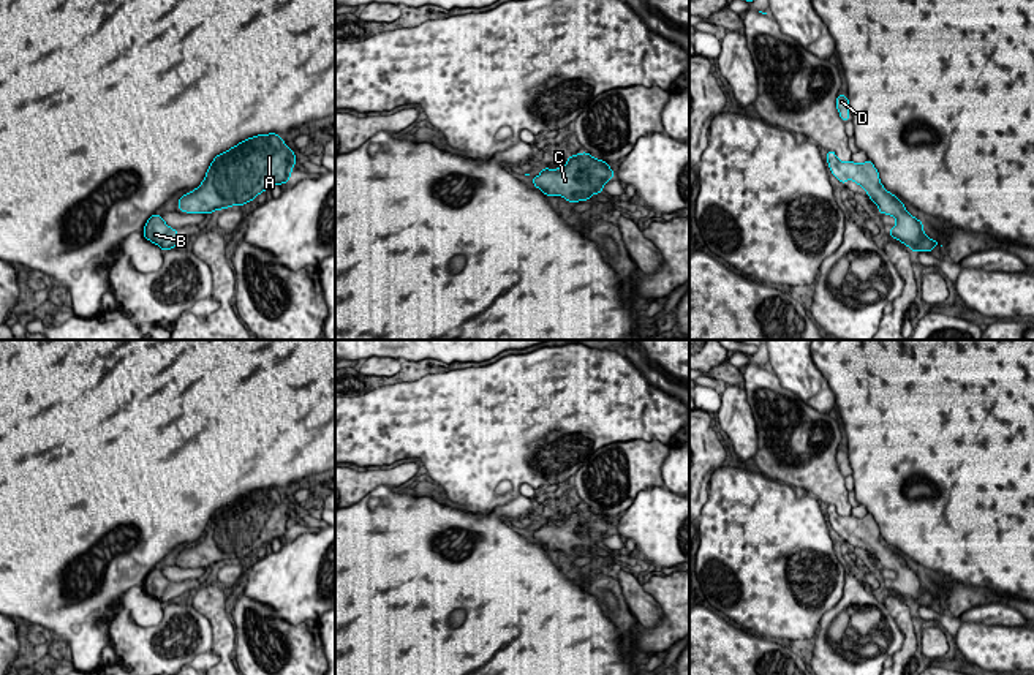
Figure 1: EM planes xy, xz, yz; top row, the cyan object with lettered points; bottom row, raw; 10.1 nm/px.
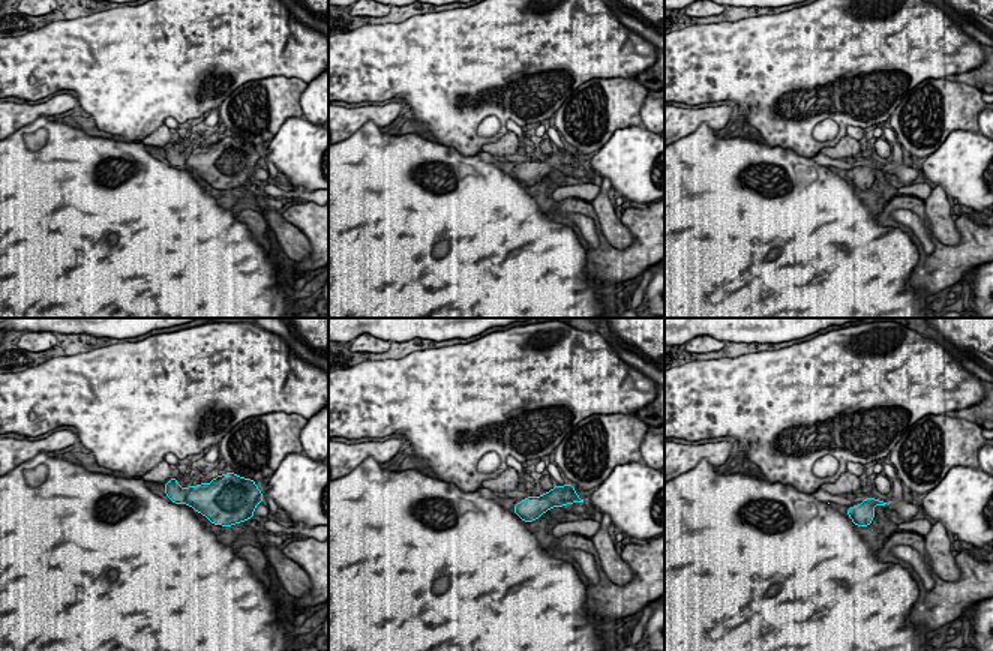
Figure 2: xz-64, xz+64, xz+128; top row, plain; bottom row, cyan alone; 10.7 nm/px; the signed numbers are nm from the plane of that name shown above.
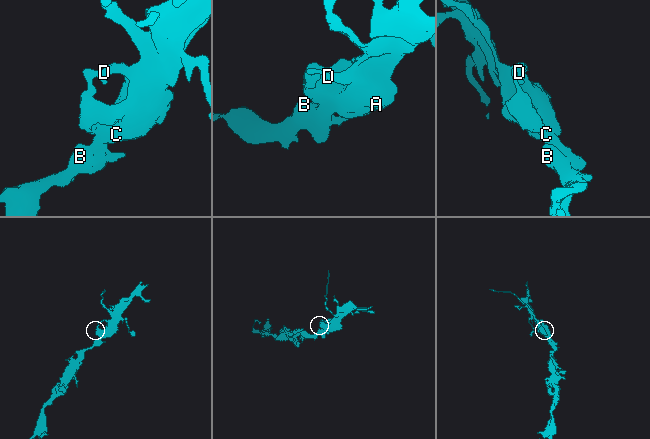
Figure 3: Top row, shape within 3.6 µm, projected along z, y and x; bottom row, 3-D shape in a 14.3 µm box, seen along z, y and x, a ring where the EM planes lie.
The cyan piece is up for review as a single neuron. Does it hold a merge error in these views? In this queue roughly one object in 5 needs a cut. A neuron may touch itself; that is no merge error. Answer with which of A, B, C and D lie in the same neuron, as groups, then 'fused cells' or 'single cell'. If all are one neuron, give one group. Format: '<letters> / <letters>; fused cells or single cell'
A B C D; single cell

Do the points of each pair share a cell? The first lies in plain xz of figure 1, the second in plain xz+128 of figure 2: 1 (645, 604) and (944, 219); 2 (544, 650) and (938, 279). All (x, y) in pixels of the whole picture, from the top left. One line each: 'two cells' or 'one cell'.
1: one cell
2: two cells

